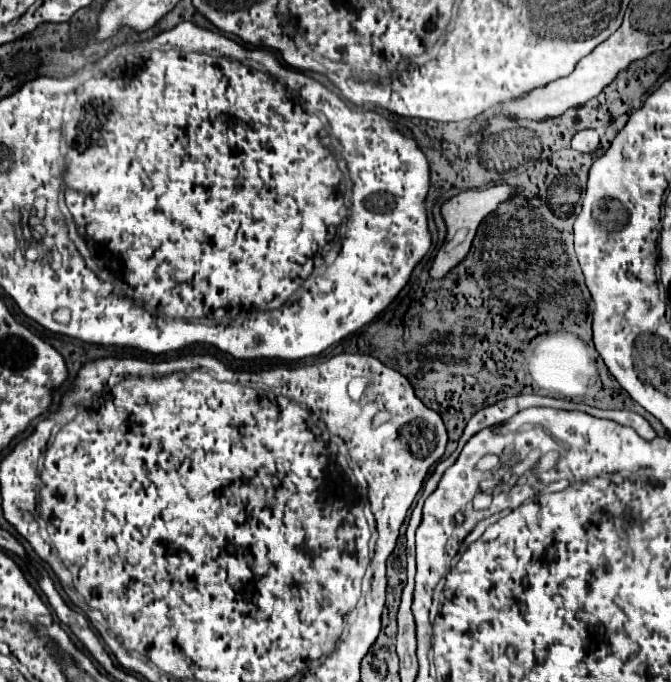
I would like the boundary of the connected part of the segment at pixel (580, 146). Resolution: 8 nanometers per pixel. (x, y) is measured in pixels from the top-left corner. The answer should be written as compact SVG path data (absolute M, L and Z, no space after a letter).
M589 128L577 132L571 140L571 148L579 150L579 152L593 152L597 146L599 146L599 134Z

